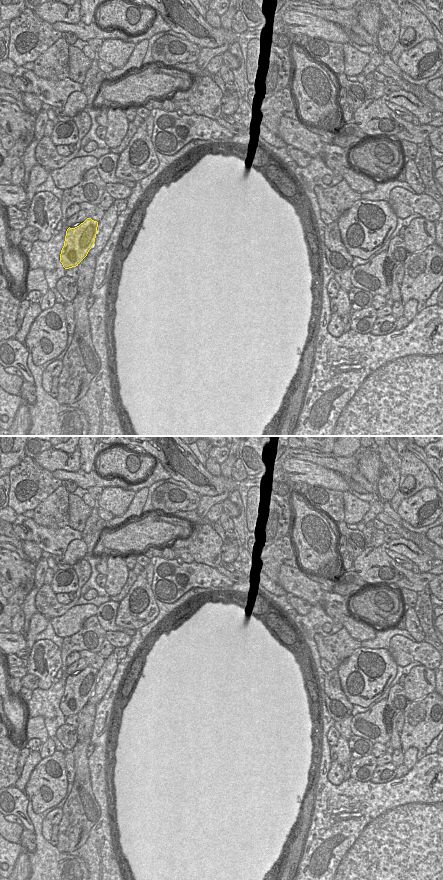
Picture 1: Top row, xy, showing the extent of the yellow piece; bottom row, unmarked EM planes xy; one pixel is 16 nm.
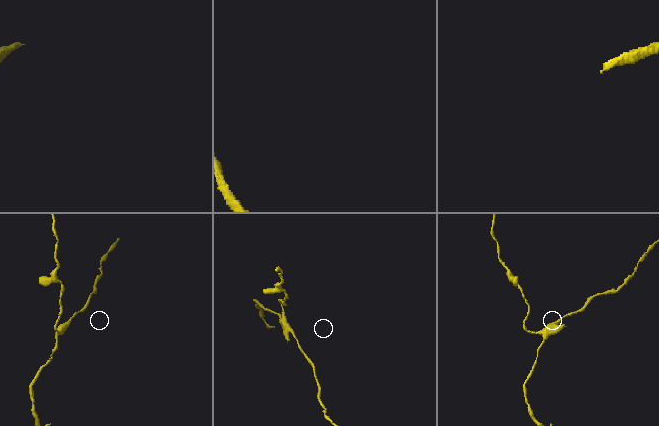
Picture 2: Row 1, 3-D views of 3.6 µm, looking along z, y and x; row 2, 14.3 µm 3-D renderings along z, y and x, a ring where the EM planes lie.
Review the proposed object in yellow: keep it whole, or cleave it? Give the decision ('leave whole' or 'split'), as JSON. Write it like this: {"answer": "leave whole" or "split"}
{"answer": "split"}

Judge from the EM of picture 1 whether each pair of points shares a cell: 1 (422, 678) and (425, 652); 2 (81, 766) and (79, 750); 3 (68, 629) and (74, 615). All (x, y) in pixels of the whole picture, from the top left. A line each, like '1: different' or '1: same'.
1: different
2: same
3: same

